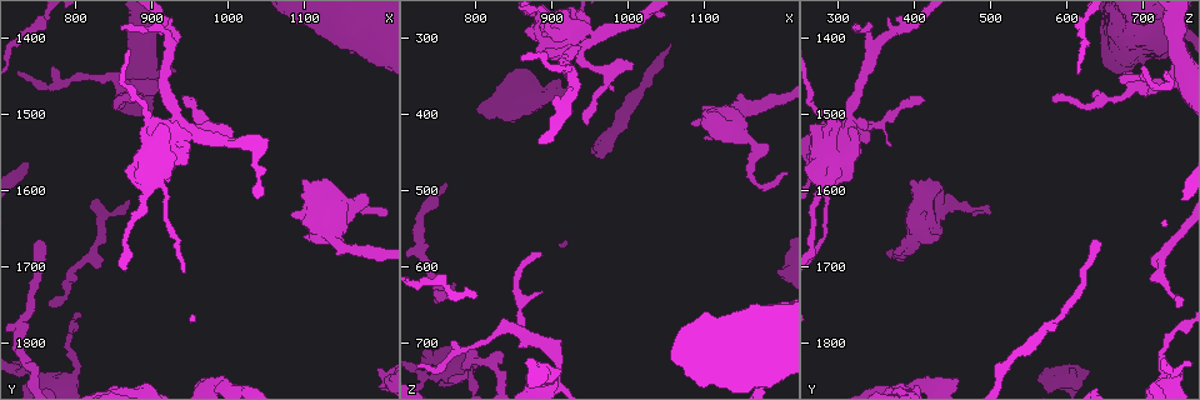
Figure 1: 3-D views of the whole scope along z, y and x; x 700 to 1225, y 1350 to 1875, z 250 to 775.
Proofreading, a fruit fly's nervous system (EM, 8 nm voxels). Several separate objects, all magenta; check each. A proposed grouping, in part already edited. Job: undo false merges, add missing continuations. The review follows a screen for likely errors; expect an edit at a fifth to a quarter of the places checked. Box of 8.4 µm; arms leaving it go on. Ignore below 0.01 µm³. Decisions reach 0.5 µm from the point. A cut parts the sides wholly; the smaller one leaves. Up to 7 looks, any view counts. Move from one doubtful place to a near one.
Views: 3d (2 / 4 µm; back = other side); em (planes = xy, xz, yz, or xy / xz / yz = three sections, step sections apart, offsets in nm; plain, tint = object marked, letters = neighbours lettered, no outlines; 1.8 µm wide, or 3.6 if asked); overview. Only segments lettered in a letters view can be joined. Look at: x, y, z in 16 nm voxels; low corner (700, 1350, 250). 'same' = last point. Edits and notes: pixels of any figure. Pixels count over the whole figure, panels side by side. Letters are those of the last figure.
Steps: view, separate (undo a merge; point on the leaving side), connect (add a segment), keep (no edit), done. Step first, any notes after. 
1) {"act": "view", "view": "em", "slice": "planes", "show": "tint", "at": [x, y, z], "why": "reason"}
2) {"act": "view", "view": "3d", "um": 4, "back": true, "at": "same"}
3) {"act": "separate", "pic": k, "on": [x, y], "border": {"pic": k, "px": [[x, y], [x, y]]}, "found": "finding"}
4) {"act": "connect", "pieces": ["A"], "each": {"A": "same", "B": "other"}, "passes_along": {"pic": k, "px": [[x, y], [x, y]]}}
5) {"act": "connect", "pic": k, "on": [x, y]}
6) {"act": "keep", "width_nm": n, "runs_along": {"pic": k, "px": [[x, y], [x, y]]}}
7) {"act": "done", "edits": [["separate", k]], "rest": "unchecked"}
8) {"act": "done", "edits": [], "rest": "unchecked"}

{"act": "view", "view": "em", "um": 3.6, "slice": "planes", "show": "tint", "at": [920, 1550, 295], "why": "four or more arms meet"}

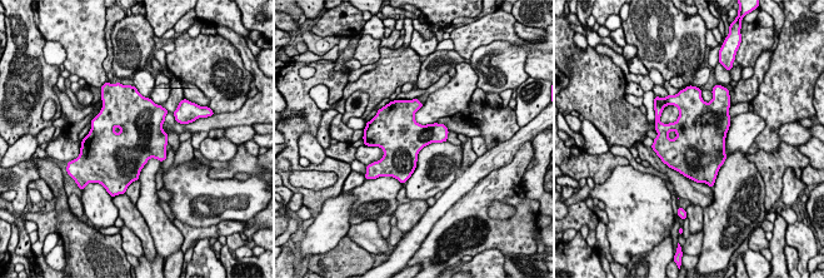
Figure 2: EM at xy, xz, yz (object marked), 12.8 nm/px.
{"act": "view", "view": "em", "um": 3.6, "slice": "planes", "show": "letters", "at": "same", "why": "what lies round it"}

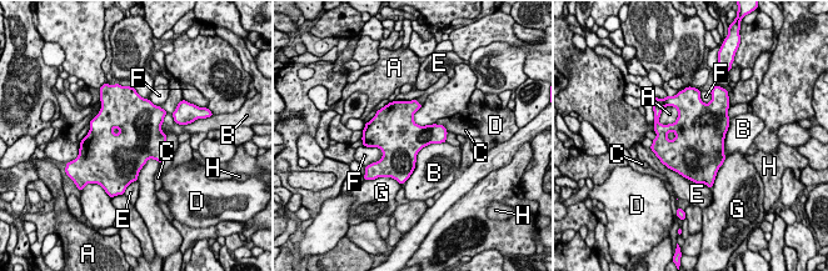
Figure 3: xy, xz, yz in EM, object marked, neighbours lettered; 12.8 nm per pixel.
{"act": "keep", "each": {"A": "other", "B": "other", "C": "other", "D": "other", "E": "other", "F": "other", "G": "other", "H": "other"}, "border": {"pic": 3, "px": [[729, 119], [724, 139], [724, 156]]}, "found": "continuous, no second neuron"}

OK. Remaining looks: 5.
{"act": "view", "view": "3d", "um": 2, "at": [950, 1480, 415], "why": "thin end"}

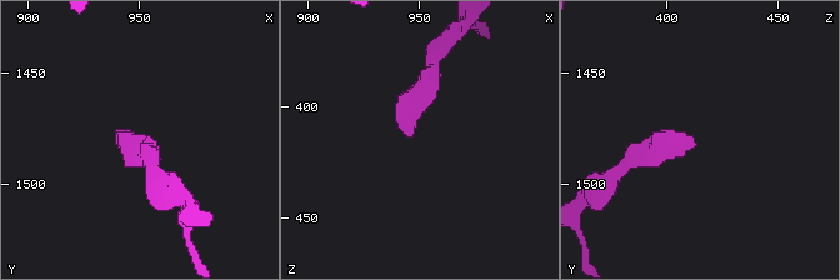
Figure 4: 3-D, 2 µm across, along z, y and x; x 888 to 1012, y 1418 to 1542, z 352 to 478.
{"act": "view", "view": "em", "slice": "planes", "show": "letters", "at": [945, 1481, 413], "why": "need the tissue"}

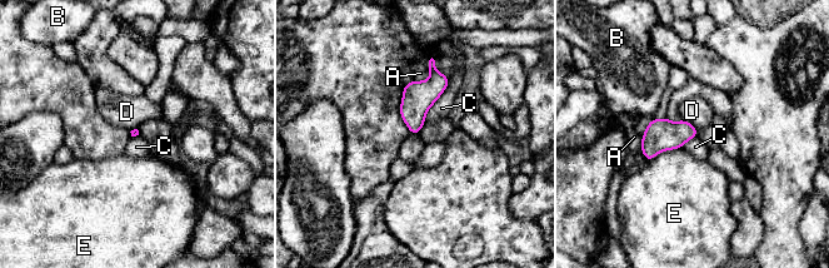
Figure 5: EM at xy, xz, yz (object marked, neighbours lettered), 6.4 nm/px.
{"act": "keep", "each": {"A": "other", "B": "other", "C": "other", "D": "other", "E": "other"}, "found": "no lettered segment goes on from it"}

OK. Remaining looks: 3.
{"act": "view", "view": "em", "um": 3.6, "slice": "planes", "show": "letters", "at": [1100, 1660, 430], "why": "free end"}

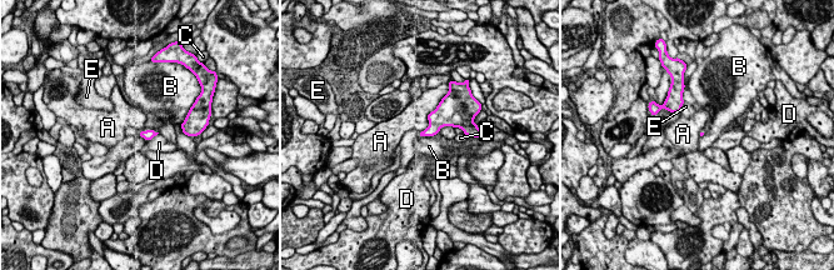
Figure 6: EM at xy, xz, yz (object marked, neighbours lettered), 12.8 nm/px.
{"act": "keep", "longest_contact_nm": ["A", 380], "each": {"A": "other", "B": "other", "C": "other", "D": "other", "E": "other"}, "found": "no lettered segment goes on from it"}

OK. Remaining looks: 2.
{"act": "done", "edits": [], "rest": "unchecked"}

